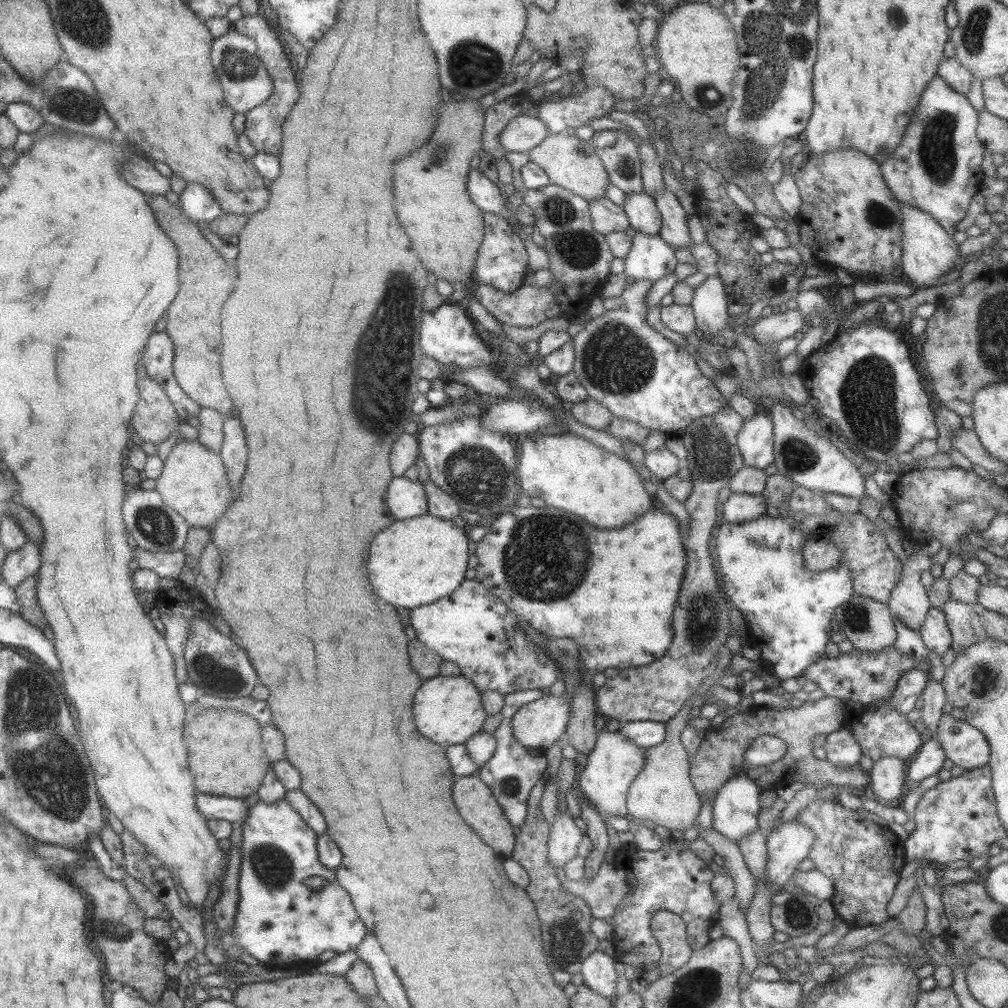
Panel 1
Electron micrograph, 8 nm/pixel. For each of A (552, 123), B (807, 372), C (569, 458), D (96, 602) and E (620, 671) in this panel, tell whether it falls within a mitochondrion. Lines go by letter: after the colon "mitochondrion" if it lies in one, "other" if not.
A: other
B: other
C: other
D: other
E: other

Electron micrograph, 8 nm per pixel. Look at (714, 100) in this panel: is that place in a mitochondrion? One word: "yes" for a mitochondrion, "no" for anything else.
yes

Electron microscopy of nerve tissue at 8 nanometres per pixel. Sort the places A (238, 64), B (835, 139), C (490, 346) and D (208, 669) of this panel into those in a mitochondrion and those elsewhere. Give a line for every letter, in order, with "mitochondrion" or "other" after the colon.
A: mitochondrion
B: other
C: other
D: mitochondrion

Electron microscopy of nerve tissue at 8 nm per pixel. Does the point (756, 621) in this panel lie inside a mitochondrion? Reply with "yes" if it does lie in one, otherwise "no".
no

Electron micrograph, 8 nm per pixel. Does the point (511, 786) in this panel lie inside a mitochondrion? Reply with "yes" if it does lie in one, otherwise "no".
yes

